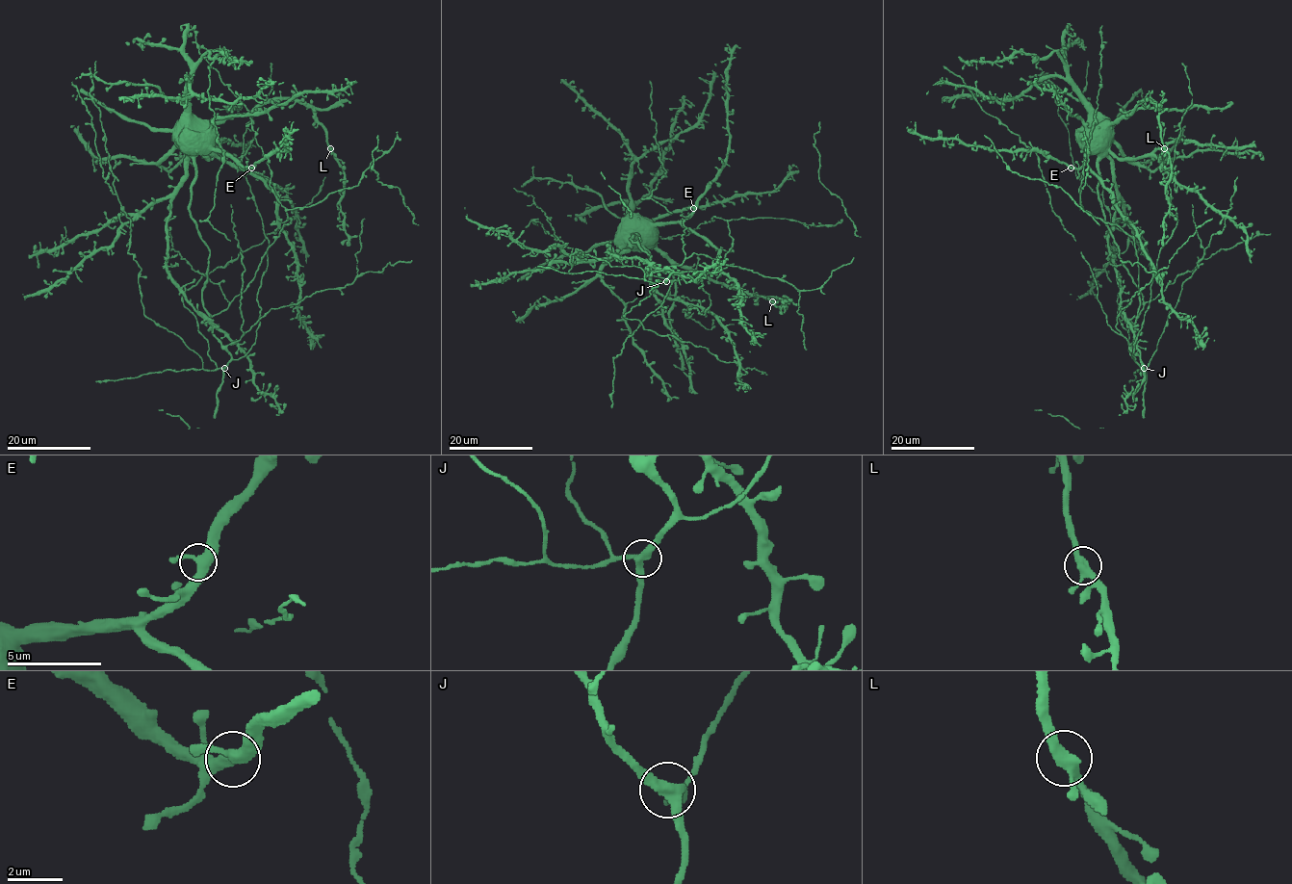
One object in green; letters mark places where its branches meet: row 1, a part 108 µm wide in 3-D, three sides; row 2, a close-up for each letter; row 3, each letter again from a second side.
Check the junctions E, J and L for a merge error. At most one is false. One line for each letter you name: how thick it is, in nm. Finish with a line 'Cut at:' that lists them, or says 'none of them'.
Cut at: none of them

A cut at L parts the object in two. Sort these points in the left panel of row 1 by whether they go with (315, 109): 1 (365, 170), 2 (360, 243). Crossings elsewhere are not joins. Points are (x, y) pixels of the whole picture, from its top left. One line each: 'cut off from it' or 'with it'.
1: with it
2: with it

